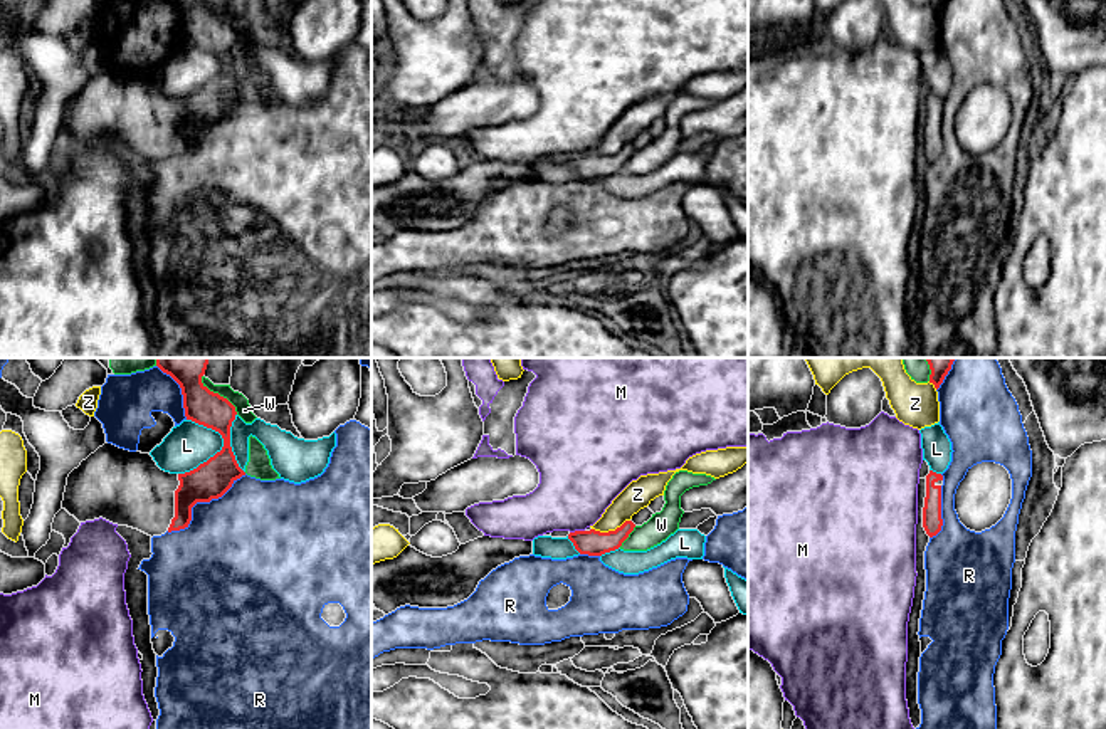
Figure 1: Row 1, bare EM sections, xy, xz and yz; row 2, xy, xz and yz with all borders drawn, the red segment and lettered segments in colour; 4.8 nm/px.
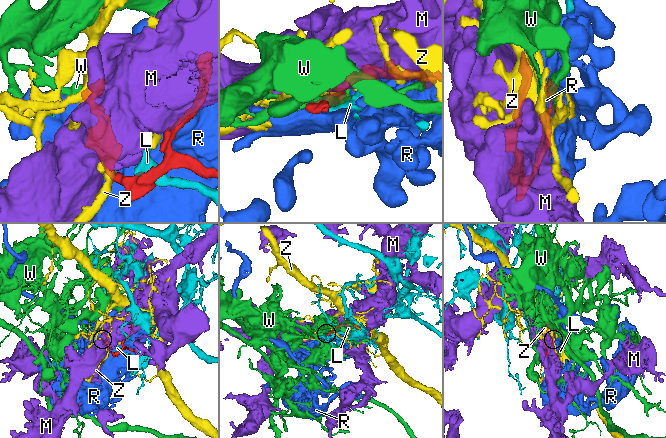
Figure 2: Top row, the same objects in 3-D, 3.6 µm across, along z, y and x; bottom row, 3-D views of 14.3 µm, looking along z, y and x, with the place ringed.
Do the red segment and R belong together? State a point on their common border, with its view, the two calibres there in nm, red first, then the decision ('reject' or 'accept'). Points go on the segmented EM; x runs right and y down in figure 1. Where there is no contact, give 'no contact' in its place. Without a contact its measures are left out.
xy (200, 501) | 180/440 nm | reject

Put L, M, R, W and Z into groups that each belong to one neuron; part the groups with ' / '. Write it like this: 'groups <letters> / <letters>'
groups L / M / R / W / Z

